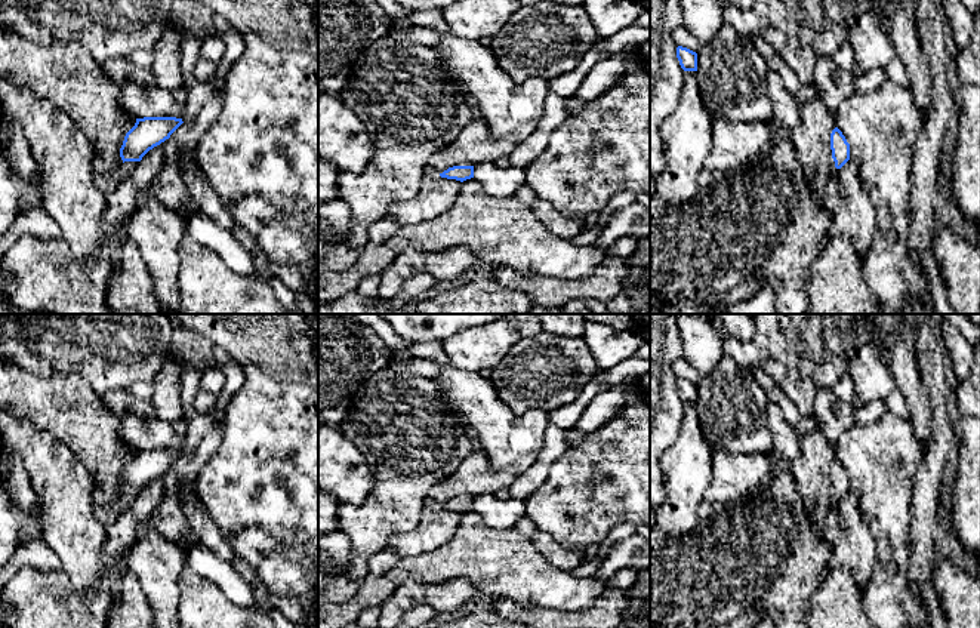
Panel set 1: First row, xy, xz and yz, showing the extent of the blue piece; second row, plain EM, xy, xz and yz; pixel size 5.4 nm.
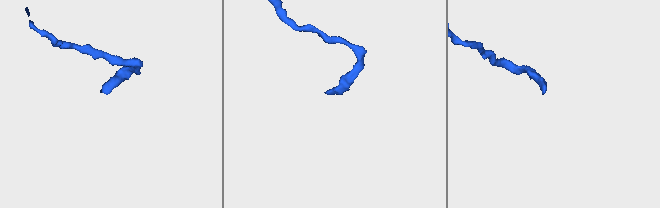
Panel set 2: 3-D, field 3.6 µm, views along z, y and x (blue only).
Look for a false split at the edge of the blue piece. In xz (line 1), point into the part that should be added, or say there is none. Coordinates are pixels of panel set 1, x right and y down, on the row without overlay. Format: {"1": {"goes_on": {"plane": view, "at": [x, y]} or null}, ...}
{"1": {"goes_on": null}}

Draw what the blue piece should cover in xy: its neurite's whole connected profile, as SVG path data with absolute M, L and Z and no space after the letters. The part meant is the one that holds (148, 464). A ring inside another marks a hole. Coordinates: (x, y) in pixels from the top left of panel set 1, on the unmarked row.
M176 449L136 450L135 458L126 465L120 480L123 496L108 507L95 504L96 518L105 527L110 526L132 507L135 498L150 481L169 471L182 455L182 450Z

